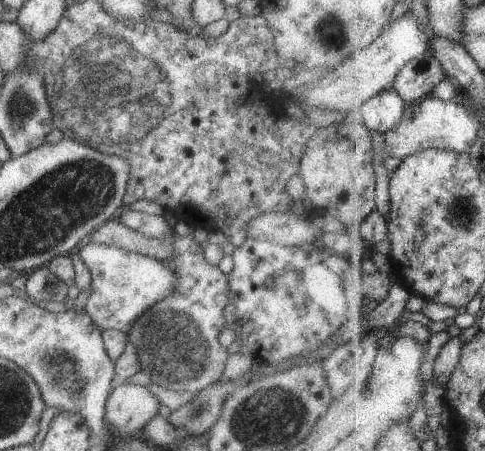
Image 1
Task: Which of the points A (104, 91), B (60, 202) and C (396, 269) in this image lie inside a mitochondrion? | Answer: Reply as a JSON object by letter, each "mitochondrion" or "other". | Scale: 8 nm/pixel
{"A":"mitochondrion","B":"mitochondrion","C":"other"}

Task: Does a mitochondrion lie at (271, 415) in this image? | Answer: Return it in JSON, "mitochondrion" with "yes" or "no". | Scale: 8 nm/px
{"mitochondrion":"yes"}

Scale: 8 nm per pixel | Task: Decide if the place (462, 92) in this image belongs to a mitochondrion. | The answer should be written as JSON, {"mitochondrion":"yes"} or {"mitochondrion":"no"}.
{"mitochondrion":"no"}

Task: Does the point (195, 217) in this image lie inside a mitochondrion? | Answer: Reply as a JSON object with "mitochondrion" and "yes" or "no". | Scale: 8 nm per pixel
{"mitochondrion":"no"}

